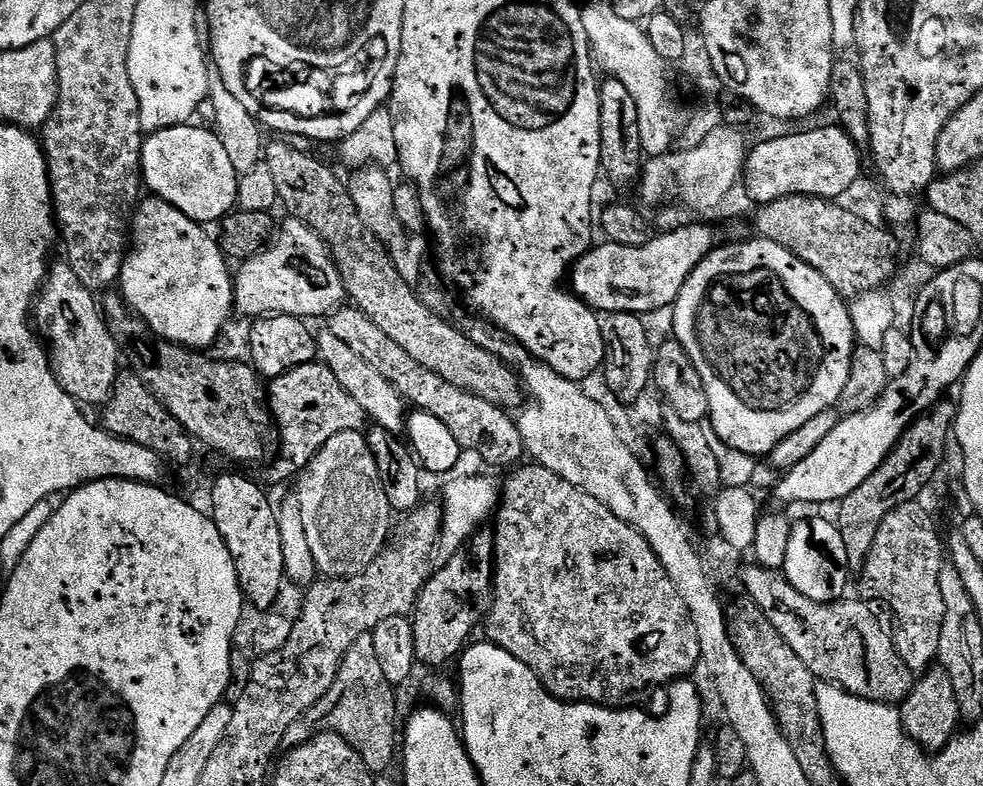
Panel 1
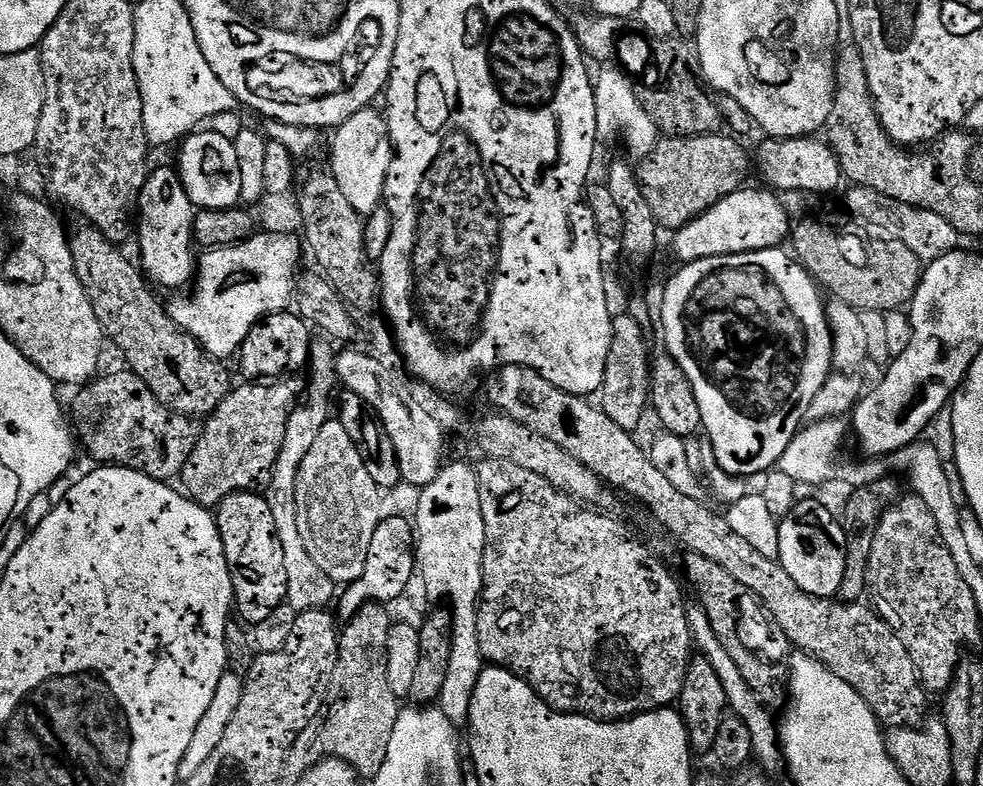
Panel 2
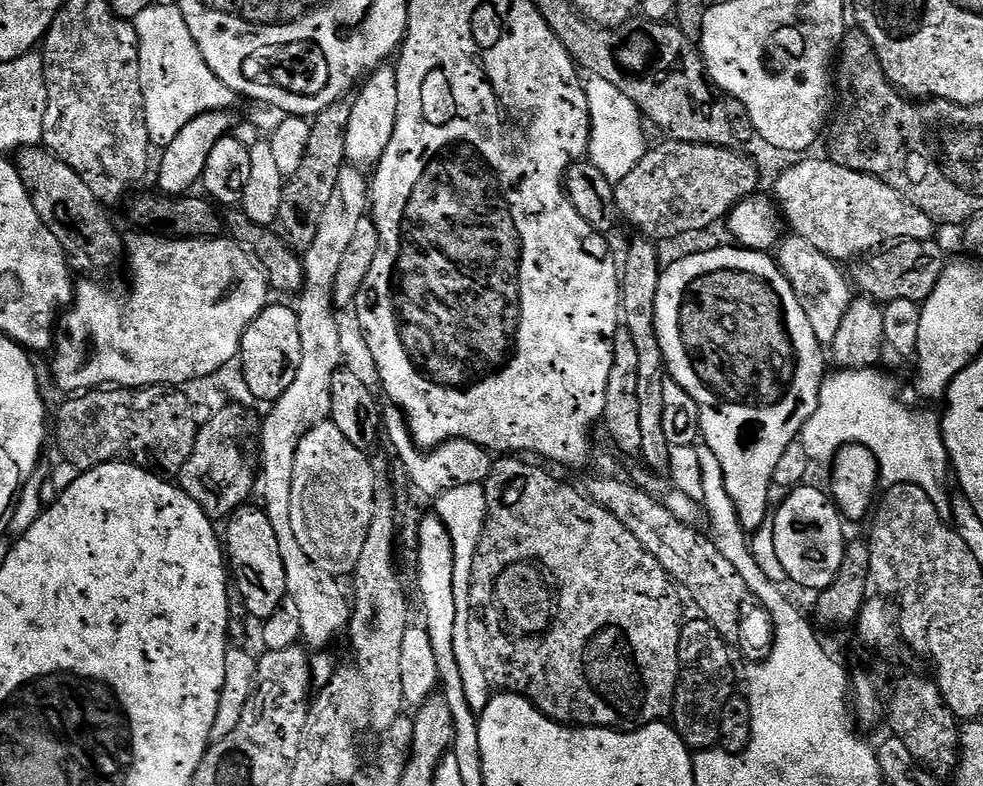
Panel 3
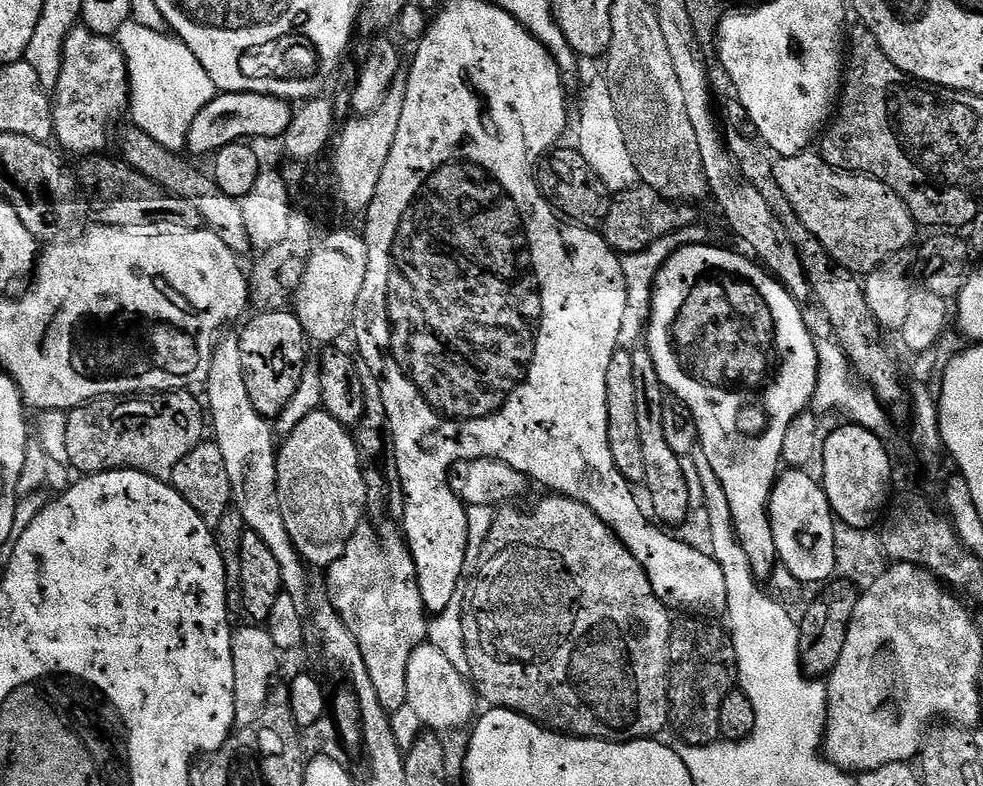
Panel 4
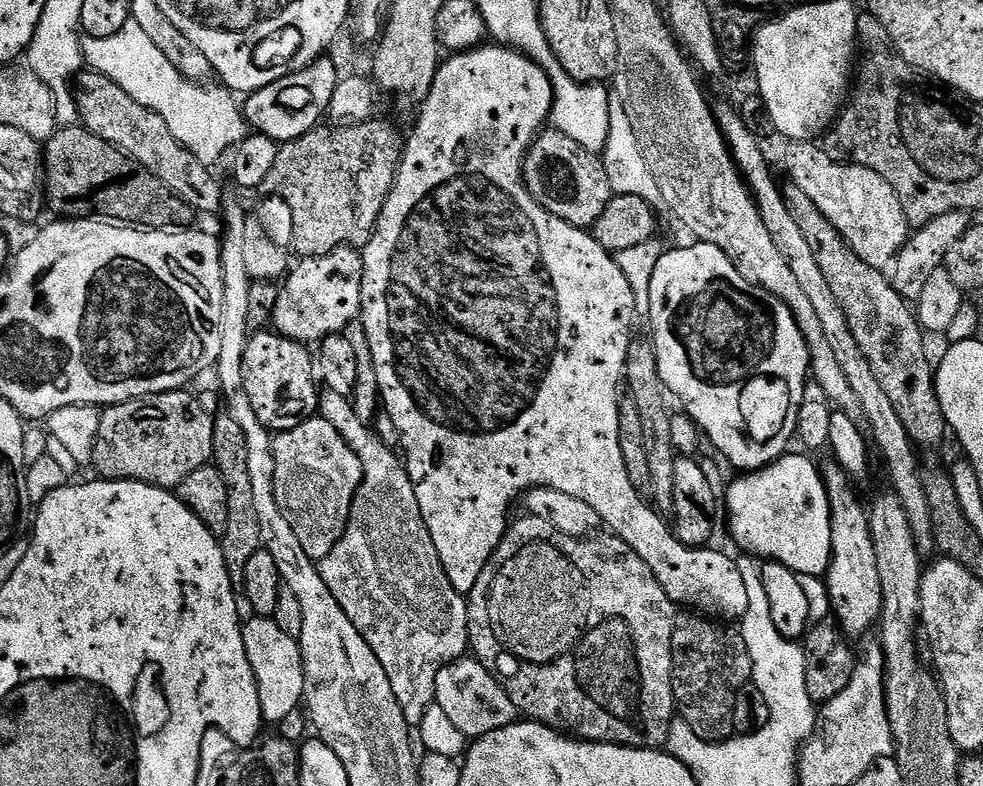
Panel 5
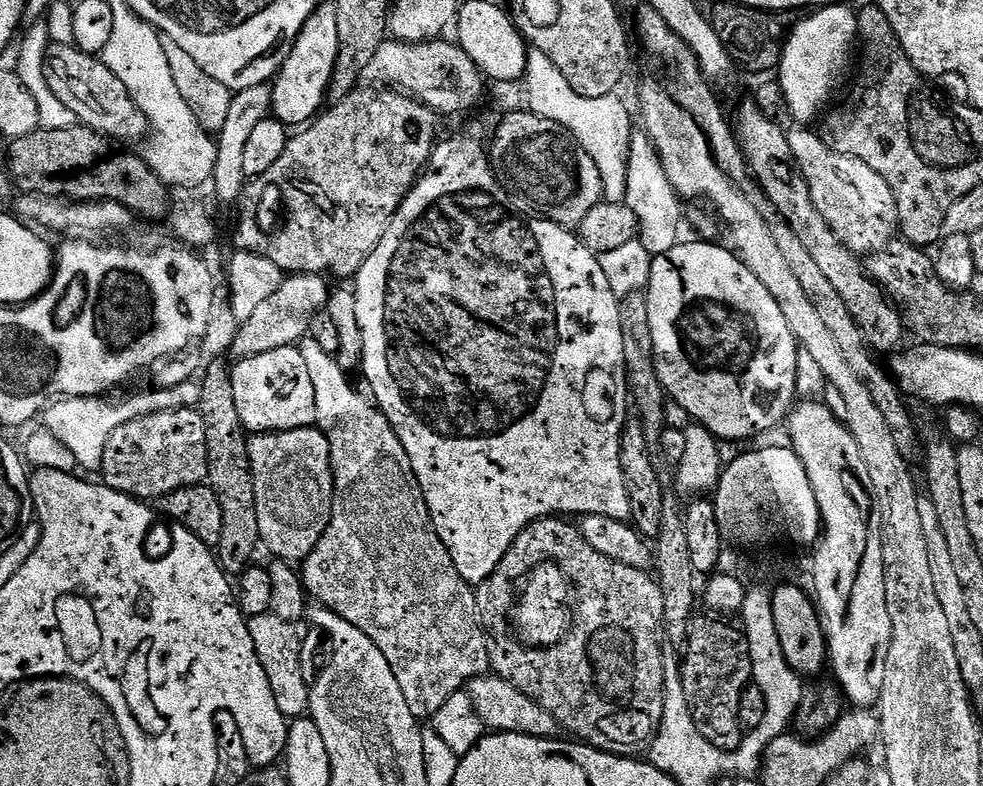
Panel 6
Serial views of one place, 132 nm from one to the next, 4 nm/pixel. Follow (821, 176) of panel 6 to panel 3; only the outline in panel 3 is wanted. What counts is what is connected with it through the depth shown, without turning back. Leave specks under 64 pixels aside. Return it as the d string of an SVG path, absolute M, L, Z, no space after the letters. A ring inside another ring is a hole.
M830 158L823 159L804 160L801 164L792 164L776 180L775 203L787 227L795 235L806 238L806 242L818 246L822 254L826 254L831 260L837 262L852 259L855 261L857 258L867 257L889 242L933 239L934 221L931 216L918 210L918 206L914 206L908 200L903 200L894 189L886 186L878 178L869 176L866 172L855 172L846 166L838 166Z

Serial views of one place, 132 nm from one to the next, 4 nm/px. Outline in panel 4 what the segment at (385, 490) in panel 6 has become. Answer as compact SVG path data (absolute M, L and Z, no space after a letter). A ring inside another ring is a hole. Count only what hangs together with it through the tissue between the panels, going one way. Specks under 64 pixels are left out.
M368 527L354 530L350 542L346 542L346 550L326 569L326 591L328 601L338 610L362 650L381 706L391 714L408 702L406 672L410 654L429 639L430 616L424 606L408 541L397 529L395 532L384 528L379 536Z

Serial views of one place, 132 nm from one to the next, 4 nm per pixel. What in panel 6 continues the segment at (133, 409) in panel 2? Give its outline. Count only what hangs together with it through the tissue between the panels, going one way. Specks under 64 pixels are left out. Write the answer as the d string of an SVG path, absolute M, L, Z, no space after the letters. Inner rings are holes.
M195 408L165 410L118 426L106 444L98 471L103 484L136 500L155 502L174 490L208 479L206 425Z

